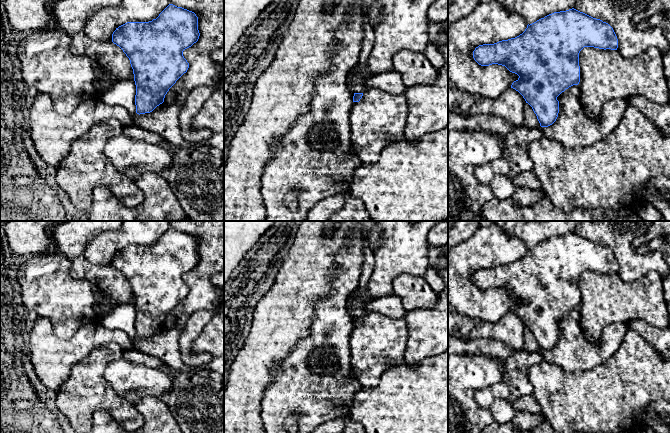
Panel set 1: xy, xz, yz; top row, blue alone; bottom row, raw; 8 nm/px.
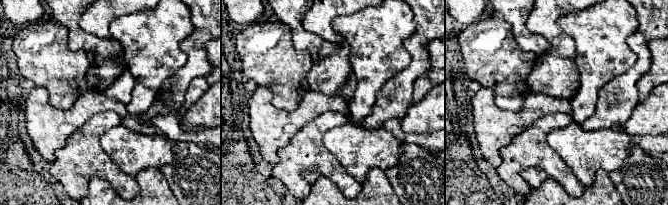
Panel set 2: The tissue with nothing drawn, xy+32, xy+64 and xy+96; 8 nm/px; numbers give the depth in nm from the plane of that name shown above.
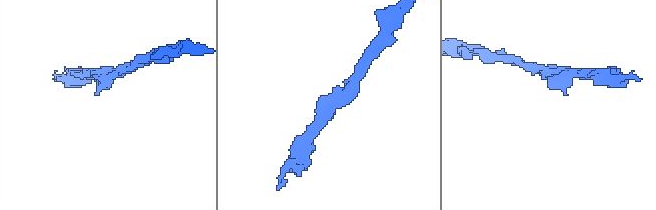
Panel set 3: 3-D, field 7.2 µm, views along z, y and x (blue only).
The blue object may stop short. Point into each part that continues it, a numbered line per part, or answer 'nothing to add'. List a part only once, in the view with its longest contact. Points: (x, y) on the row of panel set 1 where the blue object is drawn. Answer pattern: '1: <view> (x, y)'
nothing to add

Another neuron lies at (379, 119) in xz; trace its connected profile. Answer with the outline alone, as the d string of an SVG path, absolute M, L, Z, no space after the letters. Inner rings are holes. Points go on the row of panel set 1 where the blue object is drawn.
M368 88L359 102L353 102L349 115L351 142L363 165L378 161L382 150L405 134L409 107L405 94L392 94L378 88Z

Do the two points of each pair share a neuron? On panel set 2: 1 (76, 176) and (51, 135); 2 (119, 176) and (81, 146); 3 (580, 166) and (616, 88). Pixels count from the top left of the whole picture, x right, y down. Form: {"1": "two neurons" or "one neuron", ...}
{"1": "two neurons", "2": "one neuron", "3": "two neurons"}

